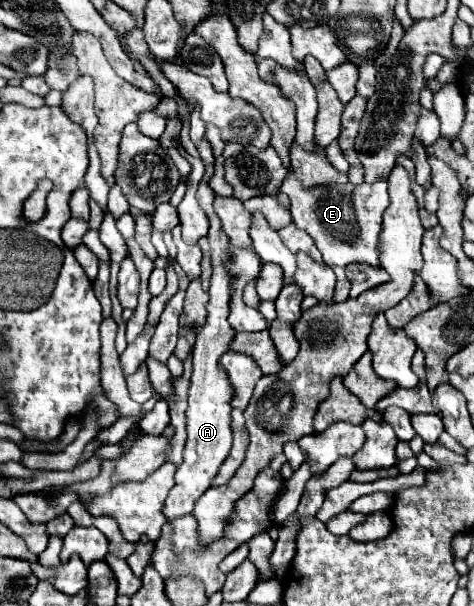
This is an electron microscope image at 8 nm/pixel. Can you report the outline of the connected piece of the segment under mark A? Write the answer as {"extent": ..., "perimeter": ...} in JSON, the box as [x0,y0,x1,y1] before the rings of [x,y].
{"extent":[163,107,235,521],"perimeter":[[[199,107],[191,109],[191,139],[199,149],[199,155],[205,163],[205,175],[199,183],[197,189],[197,201],[201,209],[209,217],[209,245],[211,245],[211,259],[213,259],[213,277],[211,277],[211,287],[209,287],[209,303],[207,303],[207,323],[203,329],[197,333],[197,341],[193,347],[193,377],[191,377],[191,387],[189,387],[189,407],[185,411],[187,415],[187,443],[183,451],[183,463],[177,467],[175,473],[175,485],[169,491],[169,497],[165,499],[163,513],[167,521],[173,521],[177,517],[189,515],[195,507],[195,501],[211,487],[211,479],[215,477],[217,469],[221,463],[227,459],[229,449],[231,449],[231,397],[233,397],[233,387],[225,375],[225,371],[219,367],[219,357],[227,351],[227,345],[231,343],[235,331],[227,323],[229,315],[229,273],[223,269],[223,263],[231,259],[229,255],[229,237],[221,231],[221,219],[213,211],[213,189],[207,185],[211,175],[213,175],[213,153],[209,143],[203,137],[205,133],[205,123],[199,117]]]}

